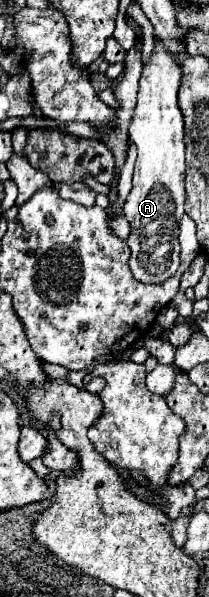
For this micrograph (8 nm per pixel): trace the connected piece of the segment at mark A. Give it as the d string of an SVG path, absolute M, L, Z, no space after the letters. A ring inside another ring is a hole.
M156 38L154 54L142 68L138 104L134 108L128 136L138 148L132 192L124 204L124 216L130 222L128 246L132 250L130 268L136 280L160 284L176 274L180 264L178 218L184 214L184 120L178 108L180 60Z

